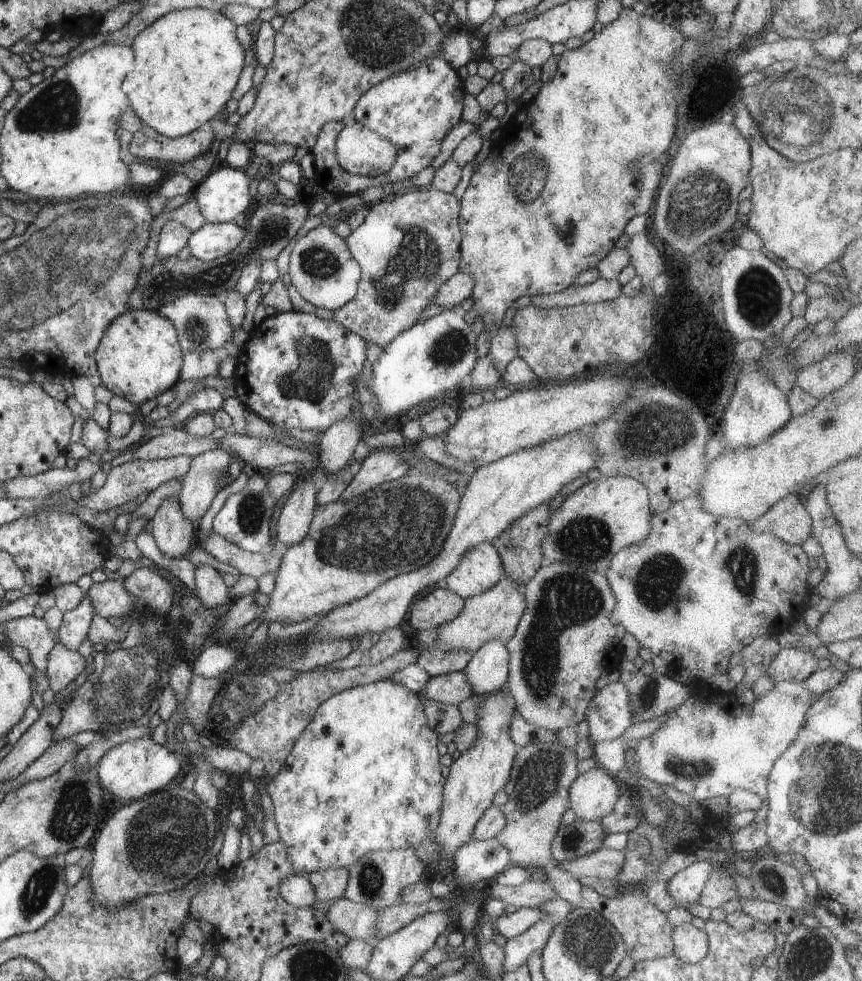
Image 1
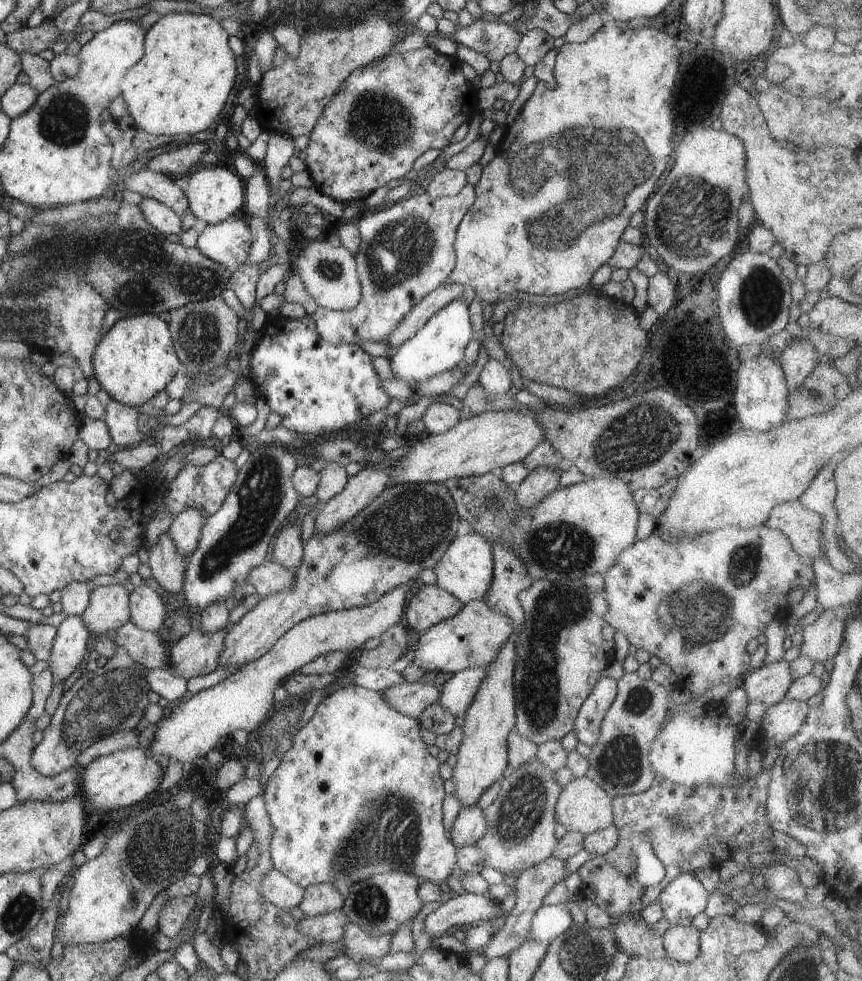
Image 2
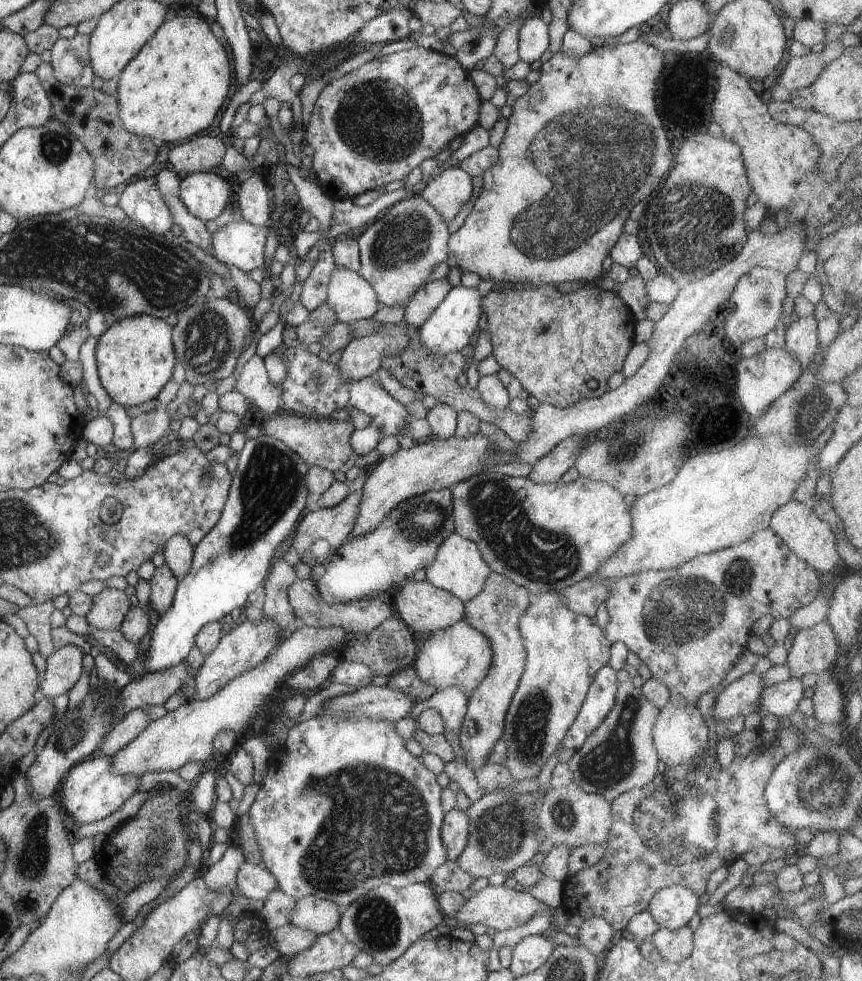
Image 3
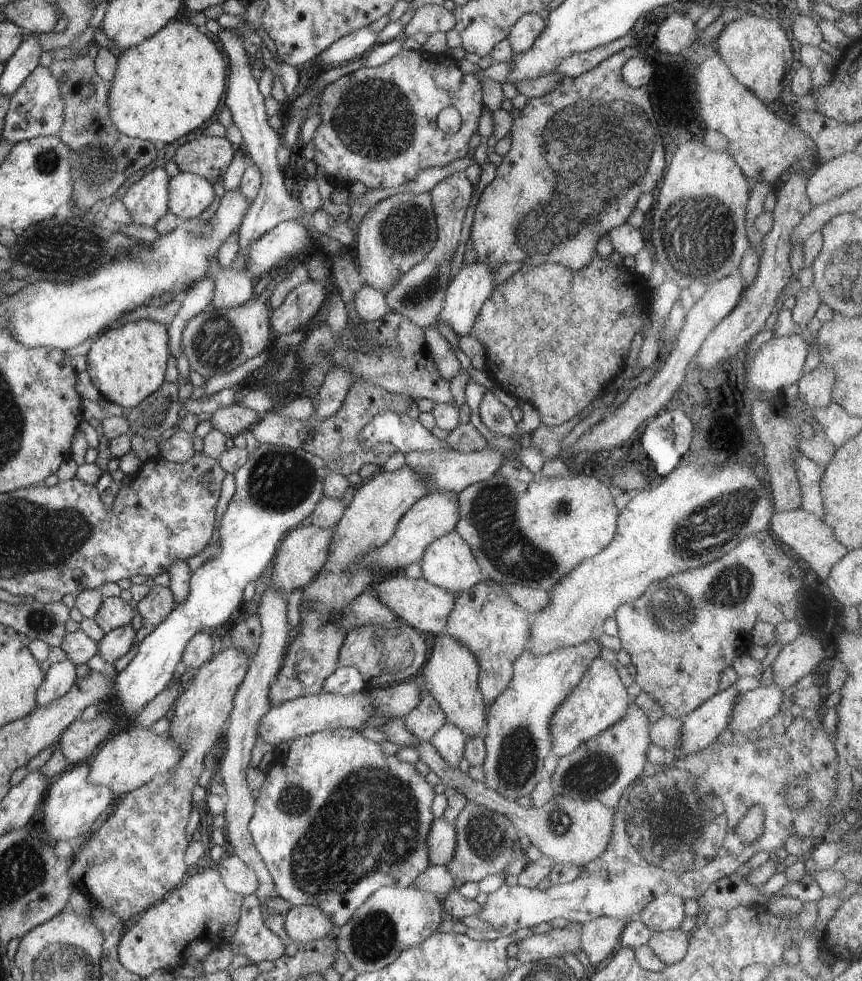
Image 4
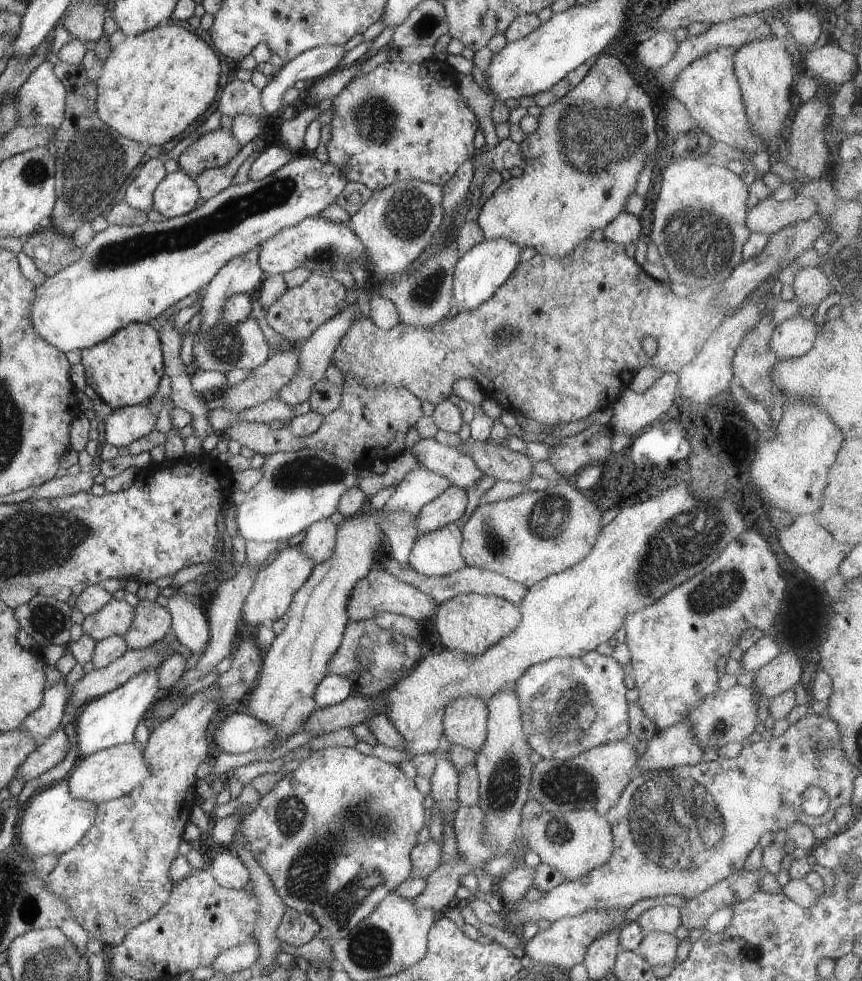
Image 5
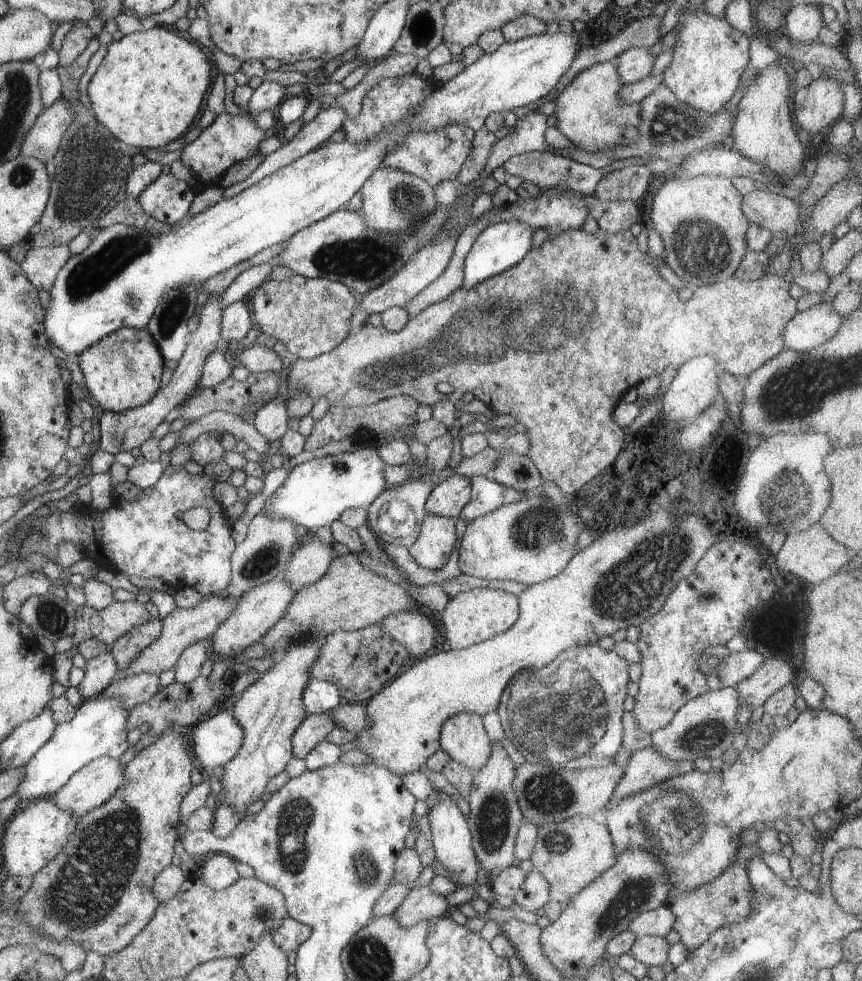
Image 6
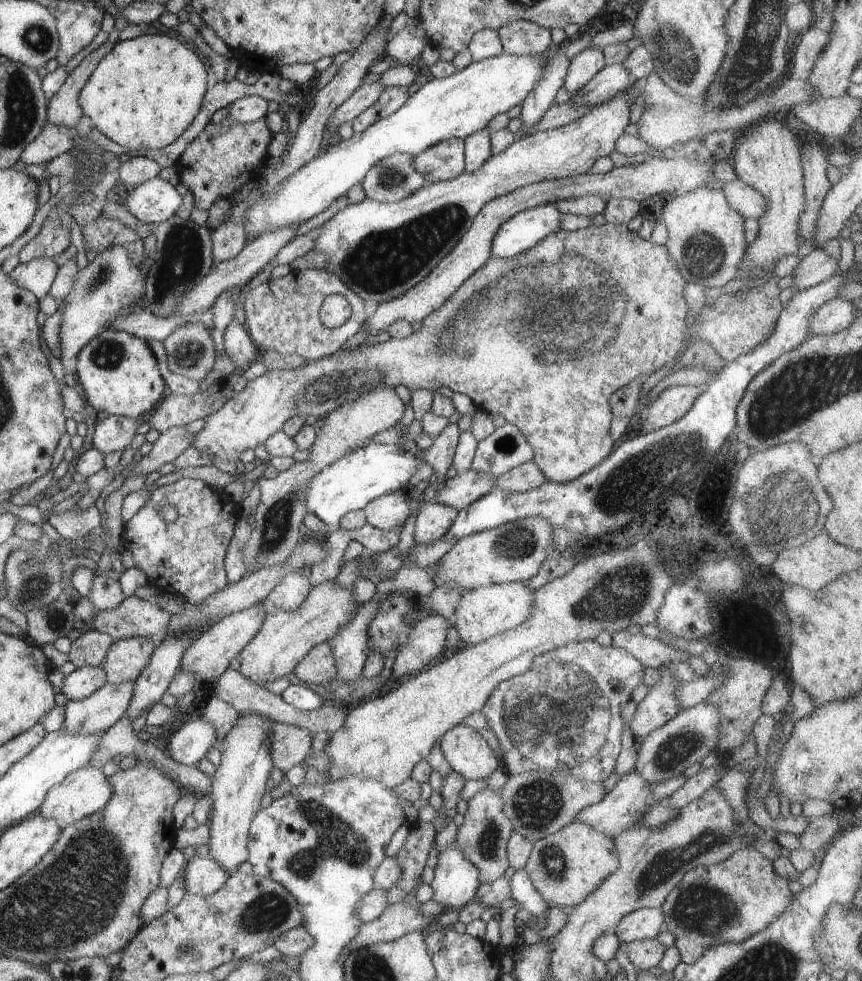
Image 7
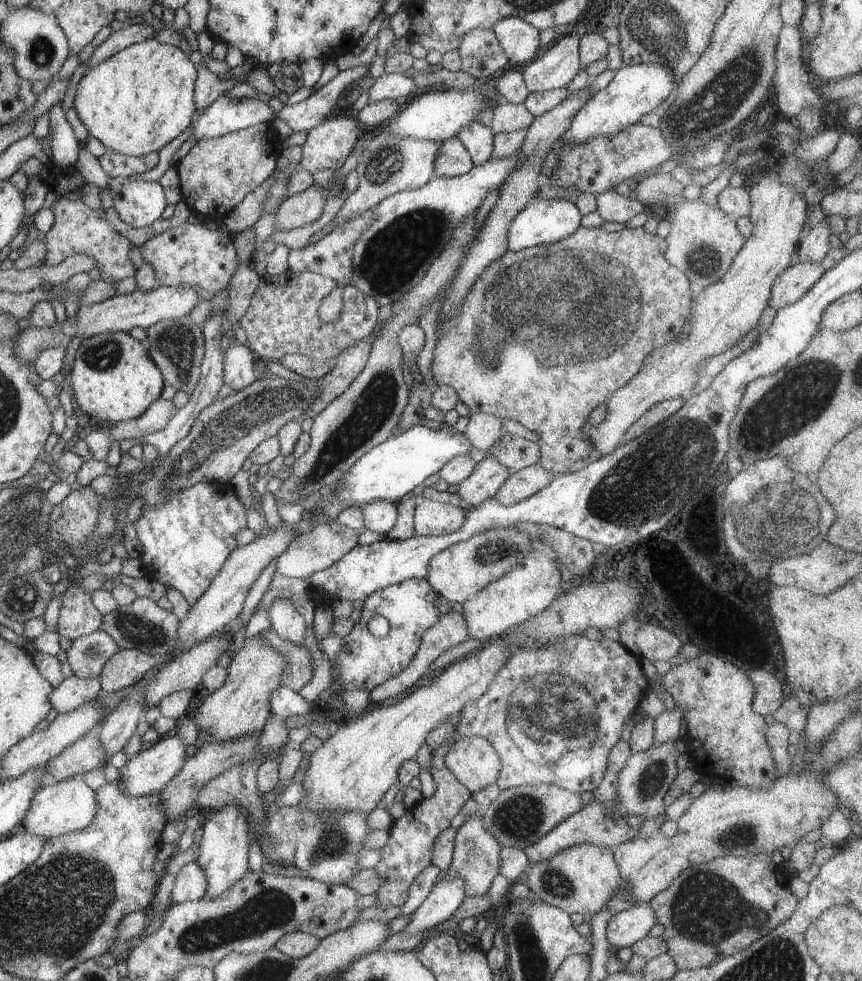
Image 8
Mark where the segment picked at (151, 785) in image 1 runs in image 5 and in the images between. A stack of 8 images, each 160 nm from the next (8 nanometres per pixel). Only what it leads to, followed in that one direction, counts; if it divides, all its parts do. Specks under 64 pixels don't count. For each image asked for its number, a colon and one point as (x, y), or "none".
2: (111, 782)
3: (90, 791)
4: (72, 804)
5: (52, 822)

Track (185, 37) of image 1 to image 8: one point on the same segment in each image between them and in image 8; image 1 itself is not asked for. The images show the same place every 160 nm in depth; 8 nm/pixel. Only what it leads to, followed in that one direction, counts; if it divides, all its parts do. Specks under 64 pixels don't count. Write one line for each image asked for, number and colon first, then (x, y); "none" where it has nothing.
2: (180, 85)
3: (175, 86)
4: (163, 88)
5: (152, 86)
6: (149, 88)
7: (146, 91)
8: (140, 100)

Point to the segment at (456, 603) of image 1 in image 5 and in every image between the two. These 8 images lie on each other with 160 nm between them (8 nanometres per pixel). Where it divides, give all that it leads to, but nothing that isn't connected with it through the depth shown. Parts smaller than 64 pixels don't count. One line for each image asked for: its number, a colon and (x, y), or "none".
2: (430, 605)
3: (421, 606)
4: (425, 607)
5: (377, 592)

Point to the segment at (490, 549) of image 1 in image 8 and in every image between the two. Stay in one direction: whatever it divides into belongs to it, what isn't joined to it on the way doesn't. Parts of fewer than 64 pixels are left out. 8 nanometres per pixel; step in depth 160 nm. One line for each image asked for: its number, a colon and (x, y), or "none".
2: (465, 570)
3: (458, 568)
4: (449, 562)
5: (435, 553)
6: (436, 541)
7: (433, 520)
8: (432, 518)

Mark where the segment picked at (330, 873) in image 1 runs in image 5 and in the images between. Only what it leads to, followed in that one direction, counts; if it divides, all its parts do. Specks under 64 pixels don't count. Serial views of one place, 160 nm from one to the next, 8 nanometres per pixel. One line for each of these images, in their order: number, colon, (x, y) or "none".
2: (319, 899)
3: (320, 916)
4: (304, 923)
5: (297, 929)

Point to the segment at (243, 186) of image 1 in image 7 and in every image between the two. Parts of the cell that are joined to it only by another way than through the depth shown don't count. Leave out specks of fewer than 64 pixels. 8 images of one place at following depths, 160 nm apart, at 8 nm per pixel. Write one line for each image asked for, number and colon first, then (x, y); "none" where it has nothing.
2: (214, 194)
3: (205, 195)
4: (189, 195)
5: (177, 194)
6: (167, 199)
7: (154, 201)

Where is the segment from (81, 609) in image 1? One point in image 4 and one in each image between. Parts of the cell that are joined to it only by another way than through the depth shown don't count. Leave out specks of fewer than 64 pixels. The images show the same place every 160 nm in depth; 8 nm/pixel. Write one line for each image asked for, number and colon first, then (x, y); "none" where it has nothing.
2: (70, 646)
3: (64, 667)
4: (60, 677)

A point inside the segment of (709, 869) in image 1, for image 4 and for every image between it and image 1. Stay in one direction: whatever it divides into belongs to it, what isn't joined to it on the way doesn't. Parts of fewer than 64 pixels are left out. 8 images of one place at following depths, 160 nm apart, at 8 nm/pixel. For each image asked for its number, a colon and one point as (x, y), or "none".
2: (684, 898)
3: (672, 907)
4: (666, 912)

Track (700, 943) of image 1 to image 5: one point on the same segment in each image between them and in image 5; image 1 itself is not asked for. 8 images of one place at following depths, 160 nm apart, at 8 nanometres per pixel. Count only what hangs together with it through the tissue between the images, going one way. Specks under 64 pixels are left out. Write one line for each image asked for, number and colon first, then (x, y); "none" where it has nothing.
2: (681, 944)
3: (674, 946)
4: (670, 946)
5: (656, 948)

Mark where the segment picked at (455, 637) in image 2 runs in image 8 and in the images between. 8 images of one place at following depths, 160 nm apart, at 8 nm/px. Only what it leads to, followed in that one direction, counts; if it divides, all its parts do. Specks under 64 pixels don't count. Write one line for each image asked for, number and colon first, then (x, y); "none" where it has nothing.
3: (458, 656)
4: (452, 672)
5: (465, 721)
6: (463, 738)
7: (469, 755)
8: (474, 762)

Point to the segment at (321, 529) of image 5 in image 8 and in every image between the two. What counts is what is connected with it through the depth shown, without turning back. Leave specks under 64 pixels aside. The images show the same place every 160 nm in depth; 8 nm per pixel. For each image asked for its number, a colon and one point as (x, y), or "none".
6: (308, 564)
7: (292, 590)
8: (290, 626)

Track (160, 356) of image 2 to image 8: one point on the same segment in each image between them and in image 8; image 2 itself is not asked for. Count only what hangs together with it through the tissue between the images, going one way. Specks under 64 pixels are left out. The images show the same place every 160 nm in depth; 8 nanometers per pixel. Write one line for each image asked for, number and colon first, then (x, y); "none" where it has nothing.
3: (135, 356)
4: (126, 364)
5: (125, 370)
6: (122, 371)
7: (118, 372)
8: (114, 379)

